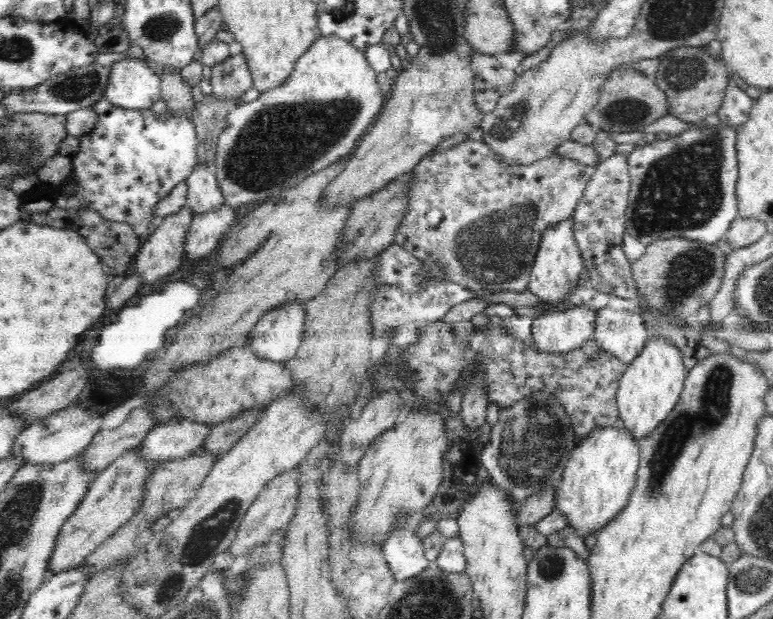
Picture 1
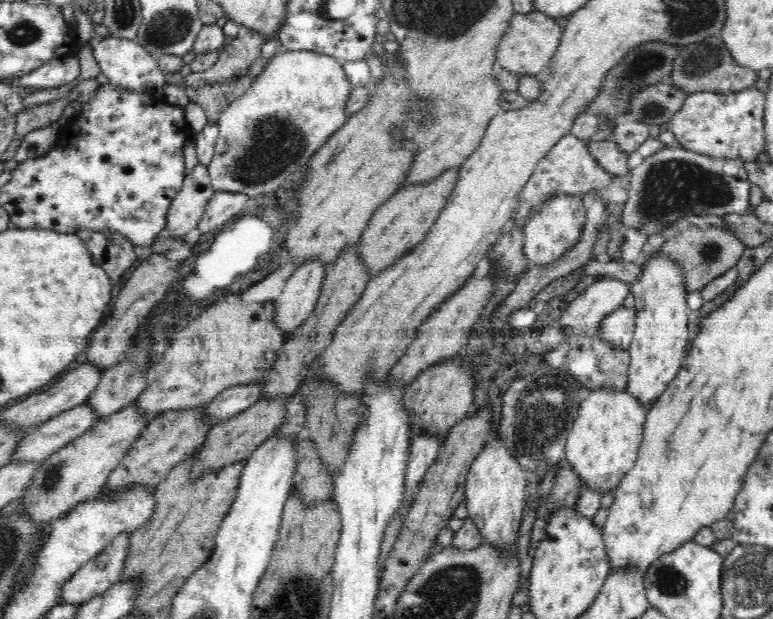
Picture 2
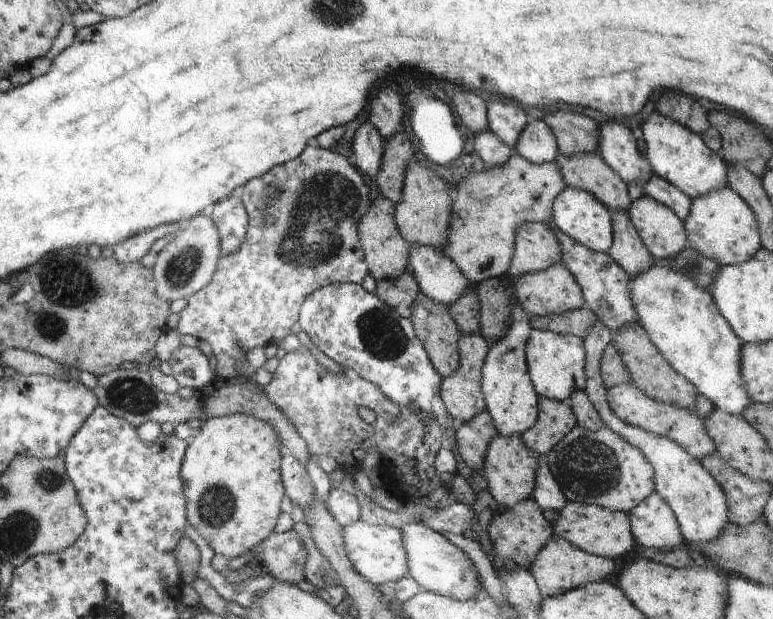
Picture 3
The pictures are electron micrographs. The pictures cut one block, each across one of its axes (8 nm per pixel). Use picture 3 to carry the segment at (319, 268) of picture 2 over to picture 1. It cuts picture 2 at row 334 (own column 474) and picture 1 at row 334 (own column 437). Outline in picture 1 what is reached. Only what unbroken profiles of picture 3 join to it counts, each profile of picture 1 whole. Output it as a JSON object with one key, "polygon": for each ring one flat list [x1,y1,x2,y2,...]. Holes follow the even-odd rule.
{"polygon":[[284,302,272,308,249,332,248,347,262,360,285,363,300,348,305,318,304,302]]}

